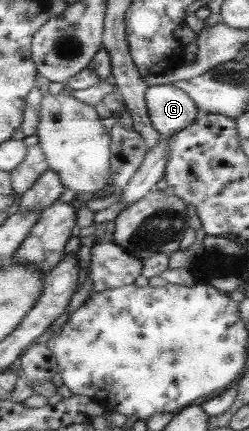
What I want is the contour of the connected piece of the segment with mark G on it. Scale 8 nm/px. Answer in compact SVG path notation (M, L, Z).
M171 83L149 86L146 100L153 125L163 137L187 129L201 113L196 101Z

